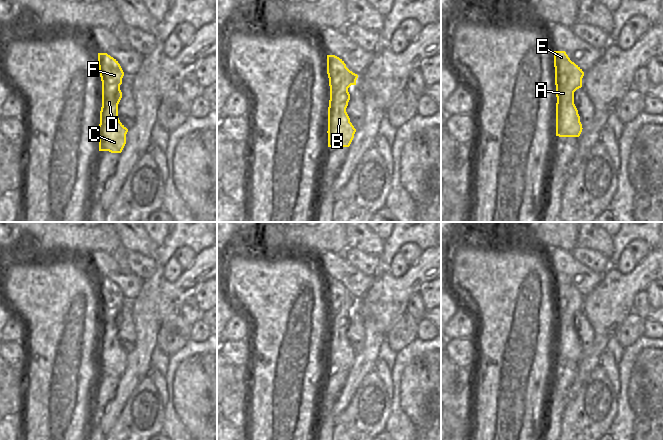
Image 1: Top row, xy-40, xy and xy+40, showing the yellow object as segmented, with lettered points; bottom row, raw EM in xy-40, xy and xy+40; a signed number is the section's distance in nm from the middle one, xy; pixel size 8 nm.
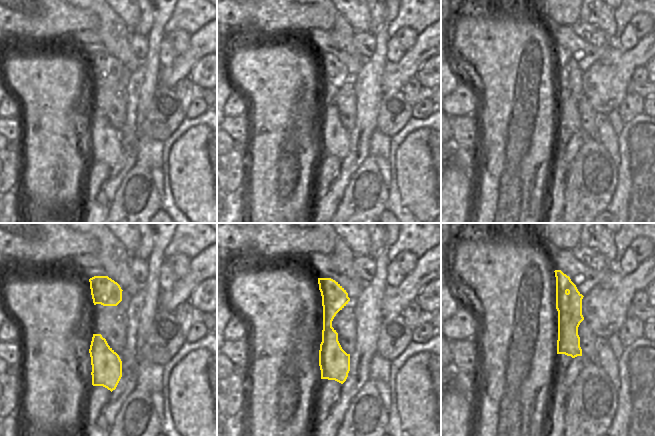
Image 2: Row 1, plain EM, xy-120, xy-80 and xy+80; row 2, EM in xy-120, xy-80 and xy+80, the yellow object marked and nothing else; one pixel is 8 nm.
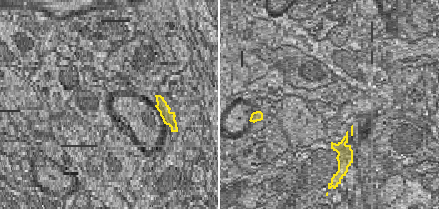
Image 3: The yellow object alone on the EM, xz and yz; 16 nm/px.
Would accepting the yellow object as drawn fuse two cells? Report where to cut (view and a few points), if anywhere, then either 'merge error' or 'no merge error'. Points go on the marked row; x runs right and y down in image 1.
cut xy+40 (572, 62), (567, 81), (564, 84), (556, 85); merge error

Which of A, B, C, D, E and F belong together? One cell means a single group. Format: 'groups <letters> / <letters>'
groups A B C D / E F

